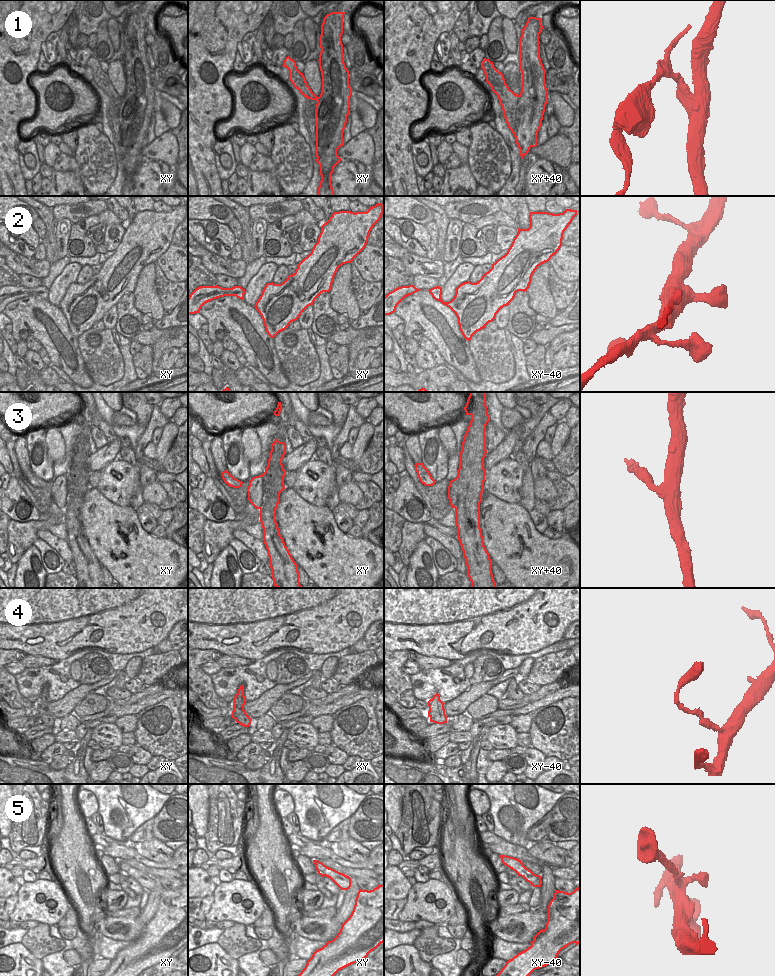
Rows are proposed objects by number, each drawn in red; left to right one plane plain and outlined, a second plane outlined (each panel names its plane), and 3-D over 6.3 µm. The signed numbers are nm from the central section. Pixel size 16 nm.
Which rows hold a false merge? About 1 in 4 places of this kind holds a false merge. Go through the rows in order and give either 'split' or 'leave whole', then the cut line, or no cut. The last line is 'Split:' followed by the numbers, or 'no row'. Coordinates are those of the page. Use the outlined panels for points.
1: split; cut xy+40 (520, 95), (519, 126), (514, 135)
2: split; cut xy-40 (441, 289), (432, 296)
3: split; cut xy (263, 474), (263, 506), (260, 509)
4: leave whole; cut none
5: leave whole; cut none
Split: 1, 2, 3

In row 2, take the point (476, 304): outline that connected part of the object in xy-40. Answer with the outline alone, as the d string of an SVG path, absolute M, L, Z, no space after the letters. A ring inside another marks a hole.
M566 209L563 213L530 212L530 227L518 229L518 233L507 253L492 264L492 268L482 278L472 283L470 281L460 284L456 288L454 298L444 302L441 298L442 290L435 292L433 299L449 307L457 316L459 329L468 341L485 326L494 321L501 308L509 305L518 291L527 291L531 277L538 266L548 262L562 246L564 231L577 215L577 210Z

